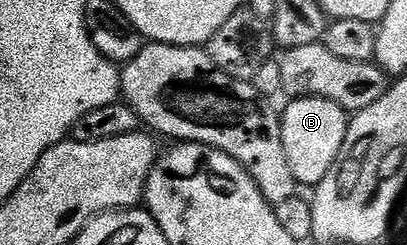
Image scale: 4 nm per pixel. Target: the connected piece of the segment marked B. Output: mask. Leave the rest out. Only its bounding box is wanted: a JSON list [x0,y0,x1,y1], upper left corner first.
[280,97,350,187]

